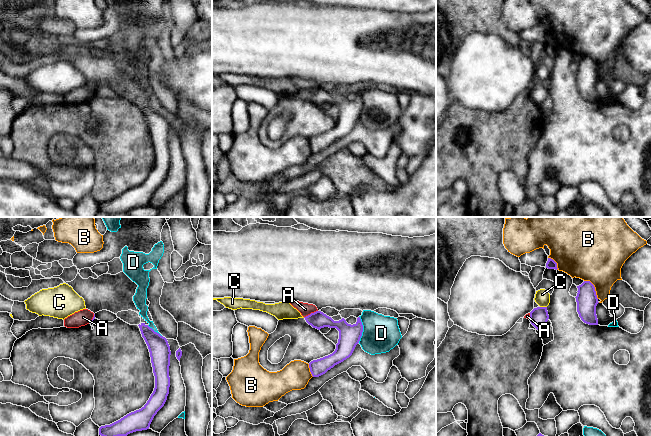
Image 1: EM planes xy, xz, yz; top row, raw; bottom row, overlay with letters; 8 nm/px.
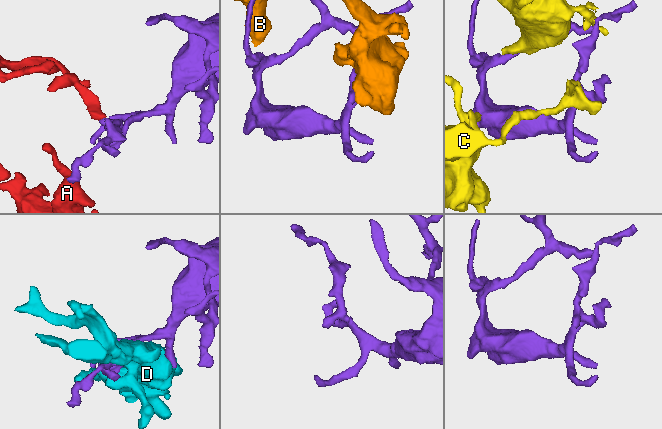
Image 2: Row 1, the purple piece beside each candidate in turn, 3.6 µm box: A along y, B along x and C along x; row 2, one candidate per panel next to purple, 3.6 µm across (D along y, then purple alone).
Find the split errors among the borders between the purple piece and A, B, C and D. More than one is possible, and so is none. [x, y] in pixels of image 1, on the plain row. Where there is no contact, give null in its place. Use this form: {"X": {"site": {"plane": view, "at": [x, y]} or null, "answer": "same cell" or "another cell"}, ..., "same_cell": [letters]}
{"A": {"site": {"plane": "xz", "at": [311, 89]}, "answer": "another cell"}, "B": {"site": {"plane": "yz", "at": [594, 63]}, "answer": "another cell"}, "C": {"site": {"plane": "yz", "at": [543, 83]}, "answer": "another cell"}, "D": {"site": {"plane": "xz", "at": [362, 105]}, "answer": "another cell"}, "same_cell": []}

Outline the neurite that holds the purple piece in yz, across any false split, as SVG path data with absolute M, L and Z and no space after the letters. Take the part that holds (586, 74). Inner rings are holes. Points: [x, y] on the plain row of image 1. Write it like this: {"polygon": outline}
{"polygon": "M584 57L577 62L577 88L581 96L589 101L598 101L596 82L599 79L595 63L590 57Z"}

